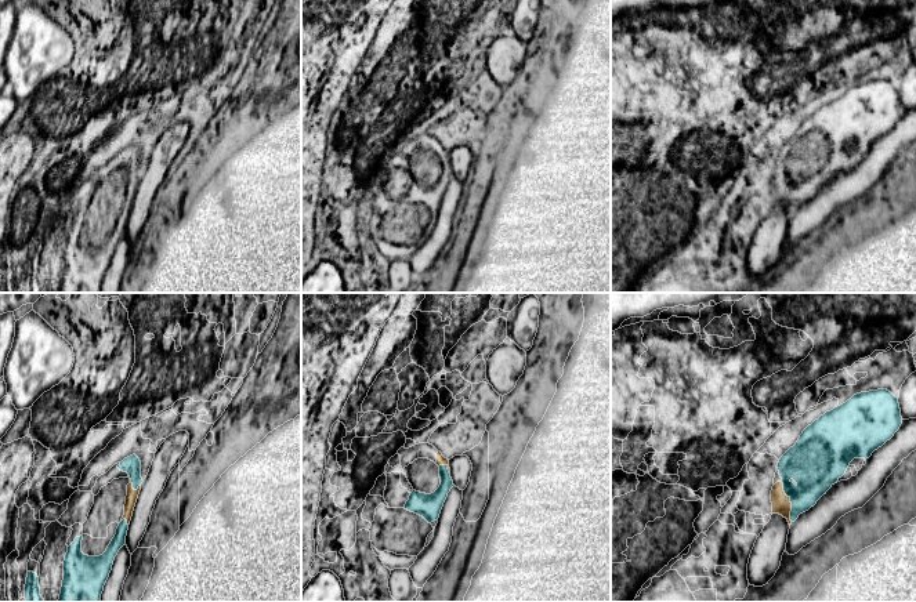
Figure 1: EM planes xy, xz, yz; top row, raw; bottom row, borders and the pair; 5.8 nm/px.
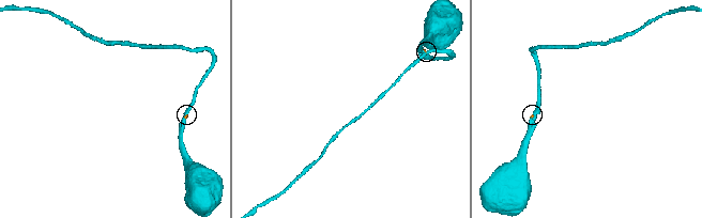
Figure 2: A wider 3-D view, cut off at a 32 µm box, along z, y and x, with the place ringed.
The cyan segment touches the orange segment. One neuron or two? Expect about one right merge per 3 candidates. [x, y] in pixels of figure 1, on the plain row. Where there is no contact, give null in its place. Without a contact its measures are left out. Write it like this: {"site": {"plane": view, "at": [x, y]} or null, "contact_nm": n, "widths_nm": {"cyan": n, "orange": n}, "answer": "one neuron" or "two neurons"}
{"site": {"plane": "yz", "at": [790, 192]}, "contact_nm": 240, "widths_nm": {"cyan": 300, "orange": 110}, "answer": "one neuron"}

